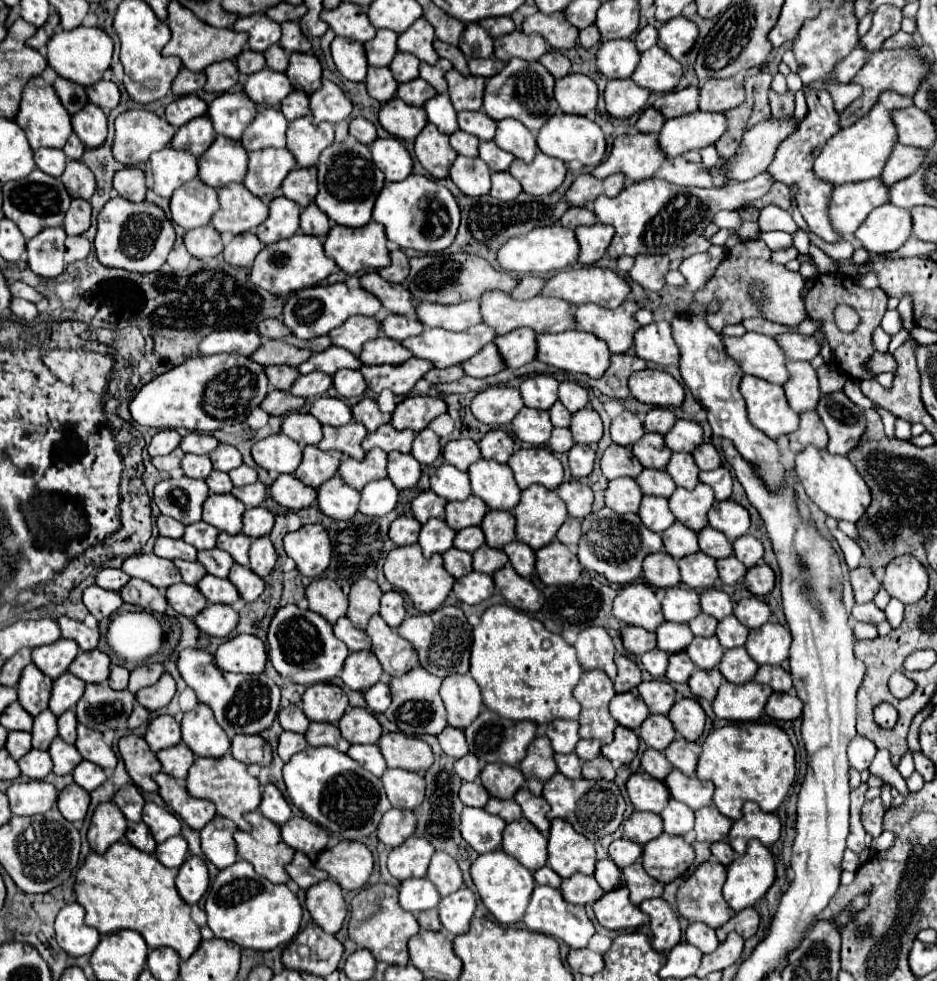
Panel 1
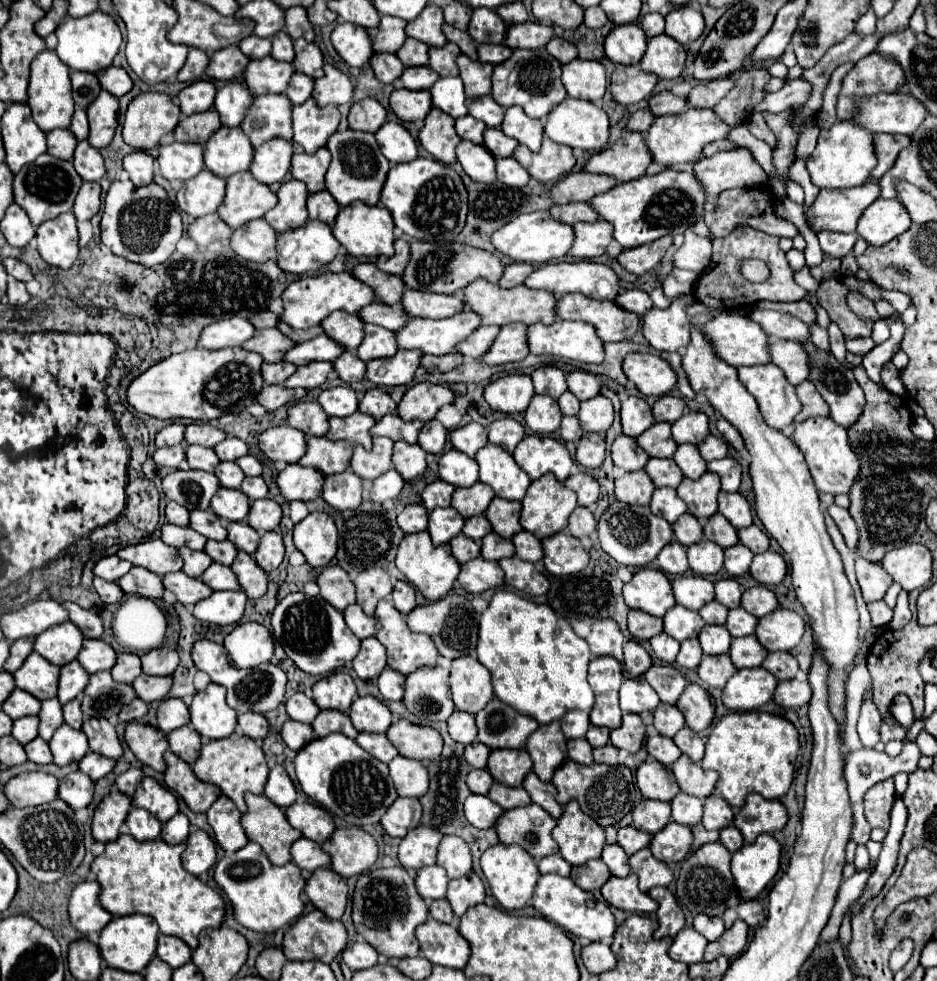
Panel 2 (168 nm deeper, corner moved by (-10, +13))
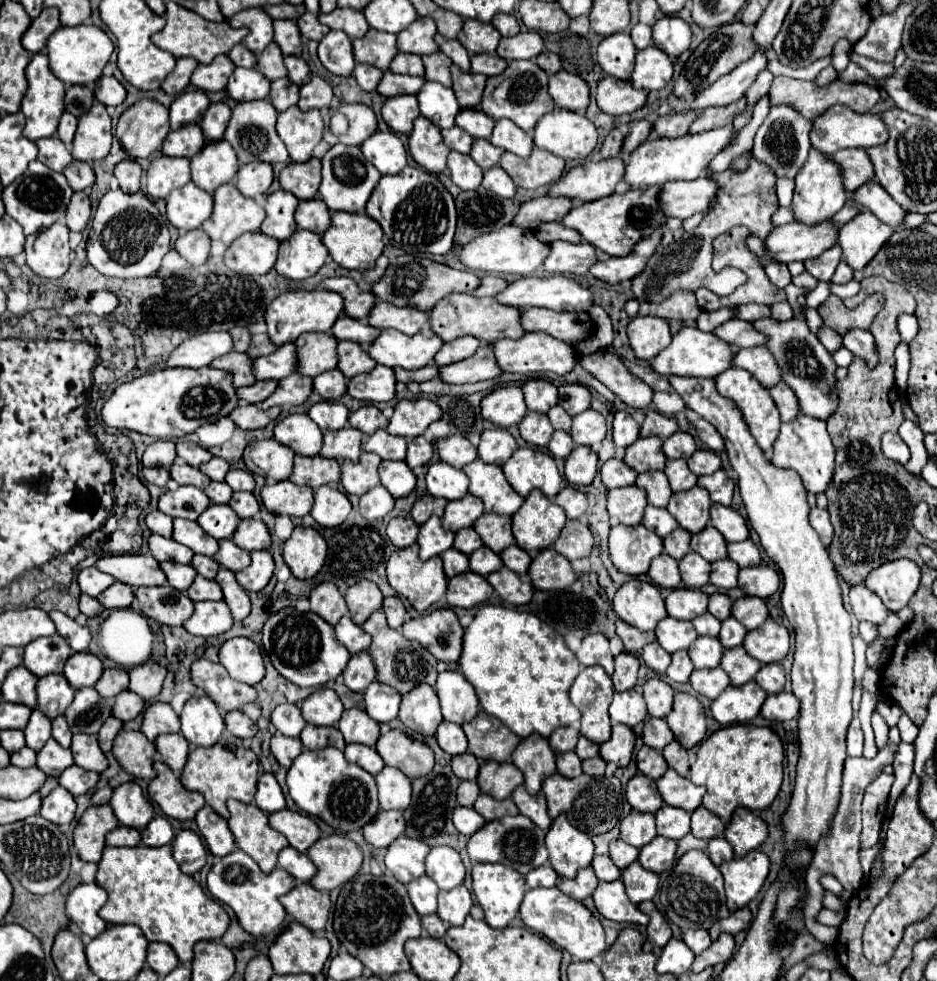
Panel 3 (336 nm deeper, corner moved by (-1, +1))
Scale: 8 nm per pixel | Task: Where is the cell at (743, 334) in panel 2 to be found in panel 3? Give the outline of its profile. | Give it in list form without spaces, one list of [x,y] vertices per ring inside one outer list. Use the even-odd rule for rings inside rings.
[[[683,328],[673,336],[673,342],[651,360],[651,366],[659,372],[669,372],[665,376],[677,374],[677,376],[699,376],[699,378],[717,378],[721,372],[733,368],[733,358],[735,358],[735,348],[727,344],[725,340],[719,340],[715,334],[701,332],[699,328]]]

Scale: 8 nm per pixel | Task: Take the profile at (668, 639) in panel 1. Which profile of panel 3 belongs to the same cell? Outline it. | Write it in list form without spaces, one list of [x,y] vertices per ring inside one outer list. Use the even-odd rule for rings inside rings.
[[[671,616],[663,618],[657,628],[655,628],[655,634],[657,634],[657,642],[669,652],[677,652],[677,650],[687,650],[689,644],[697,638],[697,632],[693,628],[691,622],[683,622],[683,620],[675,620]]]

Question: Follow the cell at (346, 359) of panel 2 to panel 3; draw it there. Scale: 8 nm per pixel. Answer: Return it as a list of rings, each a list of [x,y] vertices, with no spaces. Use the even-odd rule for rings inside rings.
[[[329,370],[313,378],[313,388],[325,398],[325,400],[339,400],[347,392],[347,378],[343,372]]]

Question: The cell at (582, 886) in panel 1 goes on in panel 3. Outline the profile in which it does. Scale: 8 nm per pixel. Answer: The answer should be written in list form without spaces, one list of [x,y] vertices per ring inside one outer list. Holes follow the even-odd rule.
[[[583,868],[583,870],[579,872],[579,876],[575,876],[573,880],[569,880],[569,878],[559,878],[555,886],[557,886],[563,894],[567,894],[567,896],[571,896],[571,898],[575,898],[575,900],[585,900],[585,898],[589,898],[589,896],[593,894],[593,890],[597,888],[597,884],[599,884],[599,880],[595,878],[593,868]]]

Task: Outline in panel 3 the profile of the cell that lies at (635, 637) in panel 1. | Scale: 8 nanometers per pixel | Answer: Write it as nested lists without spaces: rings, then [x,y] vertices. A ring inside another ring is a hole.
[[[617,620],[615,622],[615,628],[617,628],[617,636],[625,644],[625,650],[631,652],[631,654],[641,652],[647,644],[655,642],[655,632],[641,632],[641,630],[633,628],[631,624],[627,624],[623,620]]]

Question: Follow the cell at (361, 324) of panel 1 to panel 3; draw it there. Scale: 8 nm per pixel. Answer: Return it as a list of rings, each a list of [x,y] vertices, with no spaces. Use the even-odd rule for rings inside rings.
[[[307,332],[295,340],[299,356],[299,374],[317,376],[337,368],[337,338],[331,332]]]

